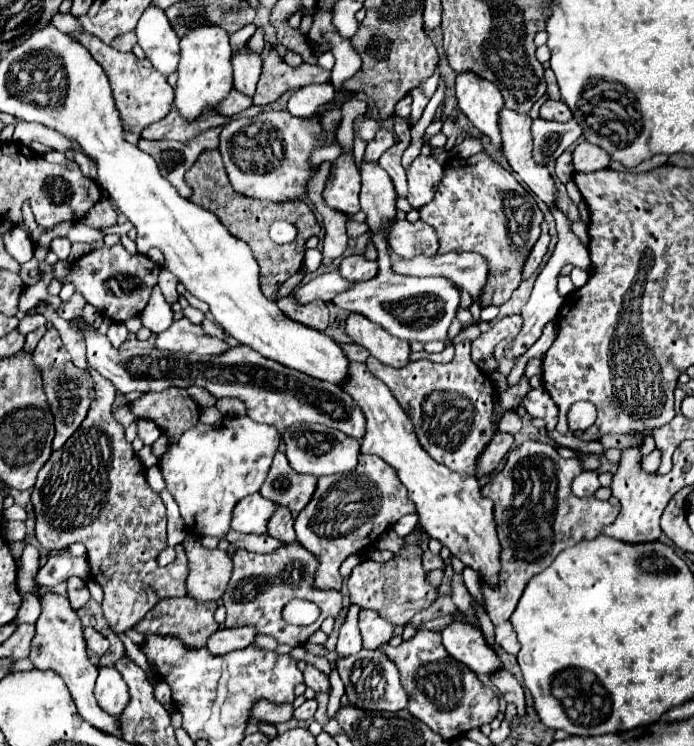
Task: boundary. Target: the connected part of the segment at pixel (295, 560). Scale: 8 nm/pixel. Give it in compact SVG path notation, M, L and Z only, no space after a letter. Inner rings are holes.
M297 541L289 543L289 545L281 545L273 553L263 553L263 555L239 549L233 557L233 563L235 563L233 577L231 577L227 591L223 595L223 605L227 609L227 619L225 619L227 627L251 625L259 633L273 635L279 643L299 647L309 639L311 633L315 633L321 627L321 623L327 617L335 619L339 615L339 611L343 609L341 593L337 593L337 591L315 591L311 587L311 579L315 575L317 559L305 547L301 547ZM291 599L307 599L307 601L317 603L321 607L321 617L313 625L307 625L307 627L289 625L283 619L281 611Z

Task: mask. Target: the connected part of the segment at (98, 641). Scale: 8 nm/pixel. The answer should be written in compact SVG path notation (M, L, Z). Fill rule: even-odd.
M85 627L83 631L85 631L85 643L87 643L87 647L91 647L99 657L105 655L105 651L109 649L109 641L99 631L95 631L93 627Z

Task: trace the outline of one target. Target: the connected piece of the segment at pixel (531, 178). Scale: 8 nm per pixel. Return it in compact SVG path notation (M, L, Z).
M503 109L499 127L503 135L503 155L507 157L511 169L541 201L545 201L547 207L555 207L559 199L555 179L547 167L537 165L531 159L531 117L515 115L515 111Z

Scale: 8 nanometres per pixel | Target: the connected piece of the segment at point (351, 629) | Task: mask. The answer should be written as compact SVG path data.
M351 605L349 615L339 631L339 641L337 641L337 653L341 655L351 655L357 653L359 649L363 649L363 639L361 639L361 631L357 625L357 615L359 615L361 607Z

